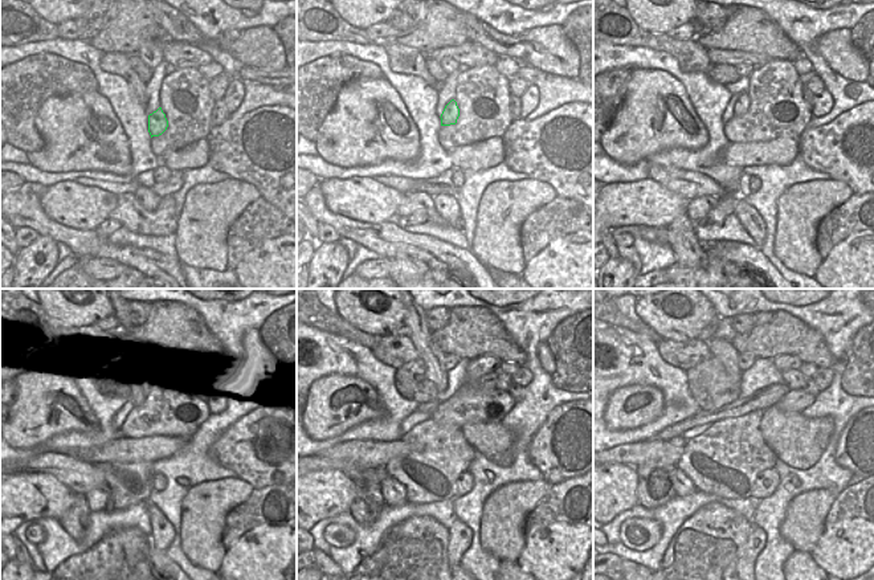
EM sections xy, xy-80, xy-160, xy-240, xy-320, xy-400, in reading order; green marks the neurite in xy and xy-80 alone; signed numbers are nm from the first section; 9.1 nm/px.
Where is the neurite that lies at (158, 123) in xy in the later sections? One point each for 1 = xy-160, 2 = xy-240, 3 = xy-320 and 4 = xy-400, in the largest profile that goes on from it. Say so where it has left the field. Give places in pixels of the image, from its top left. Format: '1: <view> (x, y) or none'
1: xy-160 (738, 105)
2: xy-240 (143, 392)
3: xy-320 (413, 315)
4: xy-400 (723, 351)

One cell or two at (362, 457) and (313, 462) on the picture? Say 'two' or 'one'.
two

